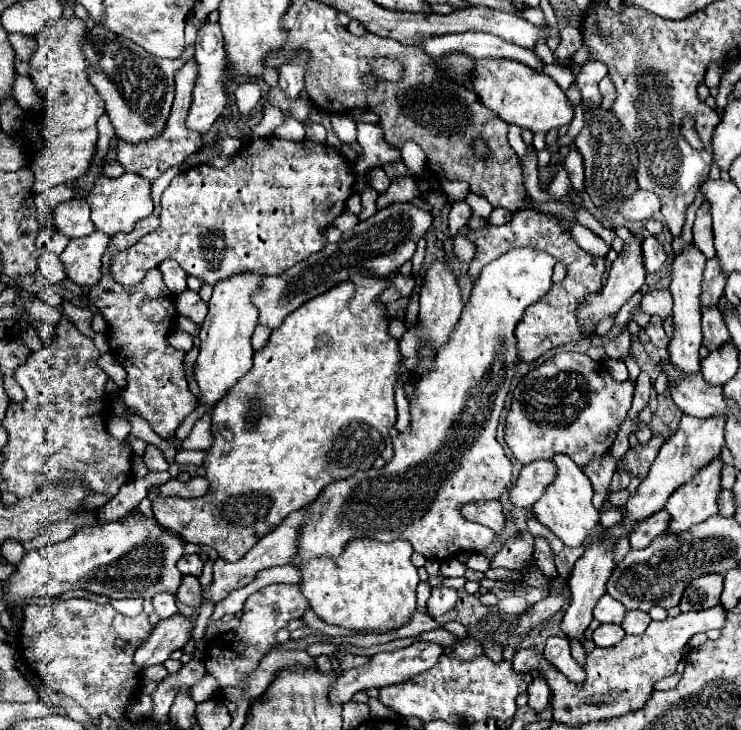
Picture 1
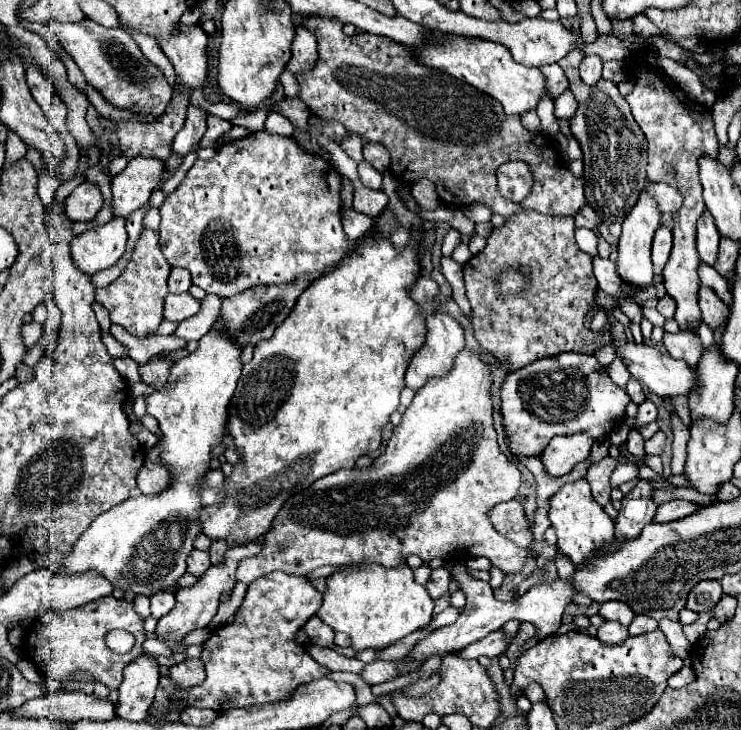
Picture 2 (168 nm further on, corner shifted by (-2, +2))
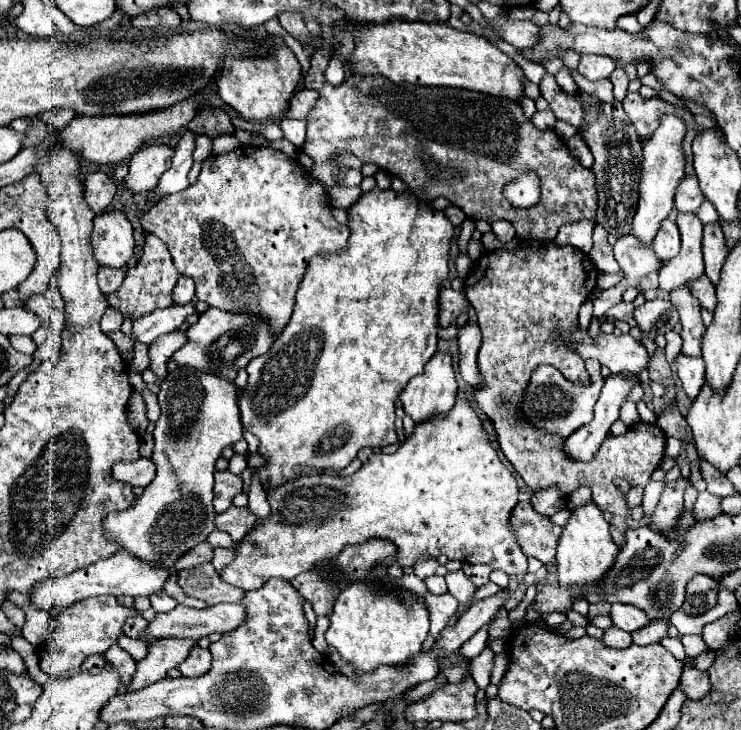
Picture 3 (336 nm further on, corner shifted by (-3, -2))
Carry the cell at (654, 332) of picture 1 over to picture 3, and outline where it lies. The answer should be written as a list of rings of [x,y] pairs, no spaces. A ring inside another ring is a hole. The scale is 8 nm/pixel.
[[[680,355],[676,357],[676,371],[682,381],[682,387],[690,399],[696,399],[704,385],[704,359],[702,357],[688,357]]]

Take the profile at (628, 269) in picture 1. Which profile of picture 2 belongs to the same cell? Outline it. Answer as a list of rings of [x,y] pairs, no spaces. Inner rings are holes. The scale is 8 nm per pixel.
[[[647,187],[641,191],[639,201],[623,221],[623,233],[619,237],[619,257],[617,257],[617,271],[623,279],[631,281],[637,287],[645,287],[653,281],[653,263],[651,263],[651,243],[653,235],[661,225],[661,209],[653,195],[647,193]]]

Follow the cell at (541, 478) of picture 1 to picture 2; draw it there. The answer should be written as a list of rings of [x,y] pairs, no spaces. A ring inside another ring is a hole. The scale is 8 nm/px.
[[[587,433],[553,437],[545,451],[541,453],[541,461],[549,475],[561,477],[569,473],[579,461],[585,461],[589,457],[593,443],[595,439],[589,437]]]

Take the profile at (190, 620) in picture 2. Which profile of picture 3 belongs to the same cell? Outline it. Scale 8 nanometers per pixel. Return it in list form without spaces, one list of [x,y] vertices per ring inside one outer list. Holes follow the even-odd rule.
[[[152,639],[148,643],[148,655],[136,665],[128,691],[138,691],[164,679],[170,669],[178,667],[190,655],[196,643],[196,639]]]

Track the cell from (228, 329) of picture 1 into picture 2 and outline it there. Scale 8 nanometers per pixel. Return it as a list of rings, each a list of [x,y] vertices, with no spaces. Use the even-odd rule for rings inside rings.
[[[213,329],[199,341],[199,347],[193,353],[173,363],[167,385],[161,391],[155,391],[153,395],[147,397],[147,413],[151,413],[159,421],[159,429],[161,429],[161,439],[155,443],[155,449],[159,451],[165,469],[171,473],[171,485],[157,495],[129,497],[127,501],[101,513],[89,525],[89,529],[77,539],[71,553],[63,559],[63,567],[65,567],[63,573],[87,571],[89,567],[93,567],[95,571],[109,575],[109,579],[117,579],[119,589],[123,591],[133,589],[139,595],[153,595],[161,587],[177,585],[177,579],[185,573],[185,559],[193,549],[193,539],[201,533],[199,509],[203,505],[201,505],[199,489],[203,477],[209,471],[211,451],[217,445],[221,445],[223,437],[227,435],[225,429],[229,419],[227,409],[233,391],[237,387],[237,379],[241,375],[239,357],[241,357],[241,349],[227,335]]]

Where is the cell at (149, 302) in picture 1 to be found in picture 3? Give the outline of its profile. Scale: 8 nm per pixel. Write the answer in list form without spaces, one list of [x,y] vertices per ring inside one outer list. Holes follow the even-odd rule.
[[[146,235],[142,259],[138,261],[136,267],[126,271],[126,279],[120,285],[120,289],[106,295],[108,305],[112,309],[120,311],[124,317],[130,317],[130,321],[136,321],[136,319],[152,313],[158,307],[170,307],[172,305],[172,289],[174,289],[178,277],[180,277],[180,273],[172,263],[168,247],[156,235]]]

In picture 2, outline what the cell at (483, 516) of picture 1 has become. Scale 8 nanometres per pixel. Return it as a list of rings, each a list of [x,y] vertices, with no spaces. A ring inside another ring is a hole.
[[[515,499],[499,503],[491,511],[491,523],[503,537],[511,539],[519,547],[529,547],[533,543],[531,523],[525,515],[525,509]]]

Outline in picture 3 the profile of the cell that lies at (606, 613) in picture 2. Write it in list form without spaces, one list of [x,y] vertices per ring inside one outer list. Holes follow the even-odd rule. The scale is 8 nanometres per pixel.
[[[614,603],[610,617],[612,617],[612,625],[616,625],[624,631],[630,631],[630,633],[650,623],[650,619],[646,617],[644,611],[640,611],[634,605],[630,607],[630,605],[624,605],[624,603]]]

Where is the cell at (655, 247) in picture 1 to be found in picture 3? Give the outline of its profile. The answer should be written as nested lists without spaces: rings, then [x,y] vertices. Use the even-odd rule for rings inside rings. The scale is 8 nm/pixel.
[[[666,219],[666,223],[660,225],[660,231],[654,237],[652,249],[654,249],[656,257],[662,263],[678,255],[678,251],[680,251],[680,233],[678,233],[678,227],[676,227],[674,221]]]

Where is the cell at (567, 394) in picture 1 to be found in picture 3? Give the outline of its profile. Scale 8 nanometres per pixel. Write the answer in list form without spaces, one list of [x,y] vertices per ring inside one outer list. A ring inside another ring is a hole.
[[[594,359],[588,361],[588,373],[590,373],[588,385],[574,385],[558,369],[554,369],[550,365],[538,365],[530,377],[530,383],[528,383],[522,403],[520,403],[520,411],[526,417],[526,421],[532,427],[558,435],[558,437],[568,437],[578,427],[590,423],[592,409],[600,397],[602,385],[604,385],[604,377],[600,373],[600,363]]]

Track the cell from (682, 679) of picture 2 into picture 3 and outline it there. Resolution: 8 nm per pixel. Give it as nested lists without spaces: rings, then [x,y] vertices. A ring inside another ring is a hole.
[[[686,667],[680,679],[680,687],[686,691],[688,699],[702,699],[710,691],[710,681],[706,671],[698,671],[694,667]]]

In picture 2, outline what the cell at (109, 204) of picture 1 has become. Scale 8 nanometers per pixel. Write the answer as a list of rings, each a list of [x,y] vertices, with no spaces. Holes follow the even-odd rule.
[[[133,157],[125,171],[113,177],[113,215],[127,219],[135,209],[145,207],[155,189],[161,187],[165,163],[155,157]]]

